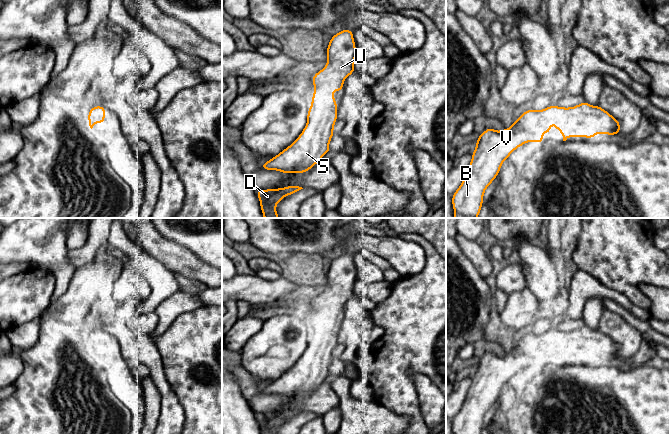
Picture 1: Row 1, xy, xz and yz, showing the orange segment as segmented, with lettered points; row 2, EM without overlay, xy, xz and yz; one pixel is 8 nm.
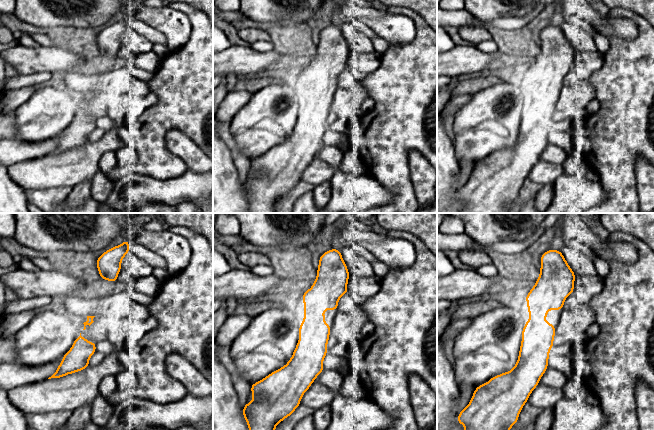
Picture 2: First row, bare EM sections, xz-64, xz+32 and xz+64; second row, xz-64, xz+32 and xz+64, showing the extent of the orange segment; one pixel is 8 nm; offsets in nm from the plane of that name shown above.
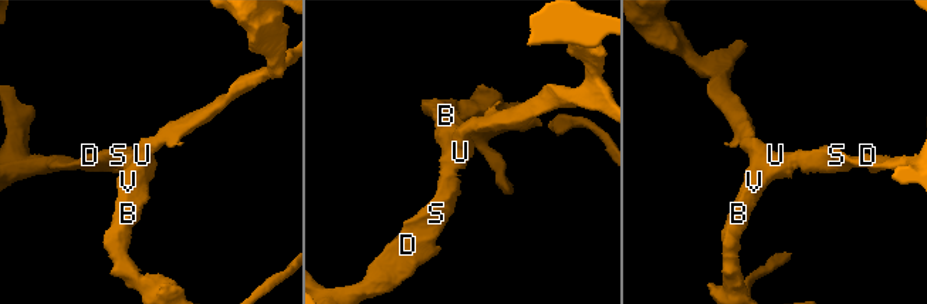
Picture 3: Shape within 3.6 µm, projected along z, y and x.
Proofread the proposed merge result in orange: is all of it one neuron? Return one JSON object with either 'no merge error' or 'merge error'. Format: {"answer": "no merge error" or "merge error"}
{"answer": "no merge error"}

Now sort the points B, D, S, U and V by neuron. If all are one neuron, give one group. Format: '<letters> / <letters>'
B D S U V

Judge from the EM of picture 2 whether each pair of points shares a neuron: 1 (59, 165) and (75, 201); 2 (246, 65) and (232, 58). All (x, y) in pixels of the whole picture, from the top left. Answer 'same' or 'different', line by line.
1: different
2: same

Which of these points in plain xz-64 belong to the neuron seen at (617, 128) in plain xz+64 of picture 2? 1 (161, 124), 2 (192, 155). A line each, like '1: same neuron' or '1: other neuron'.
1: same neuron
2: other neuron

